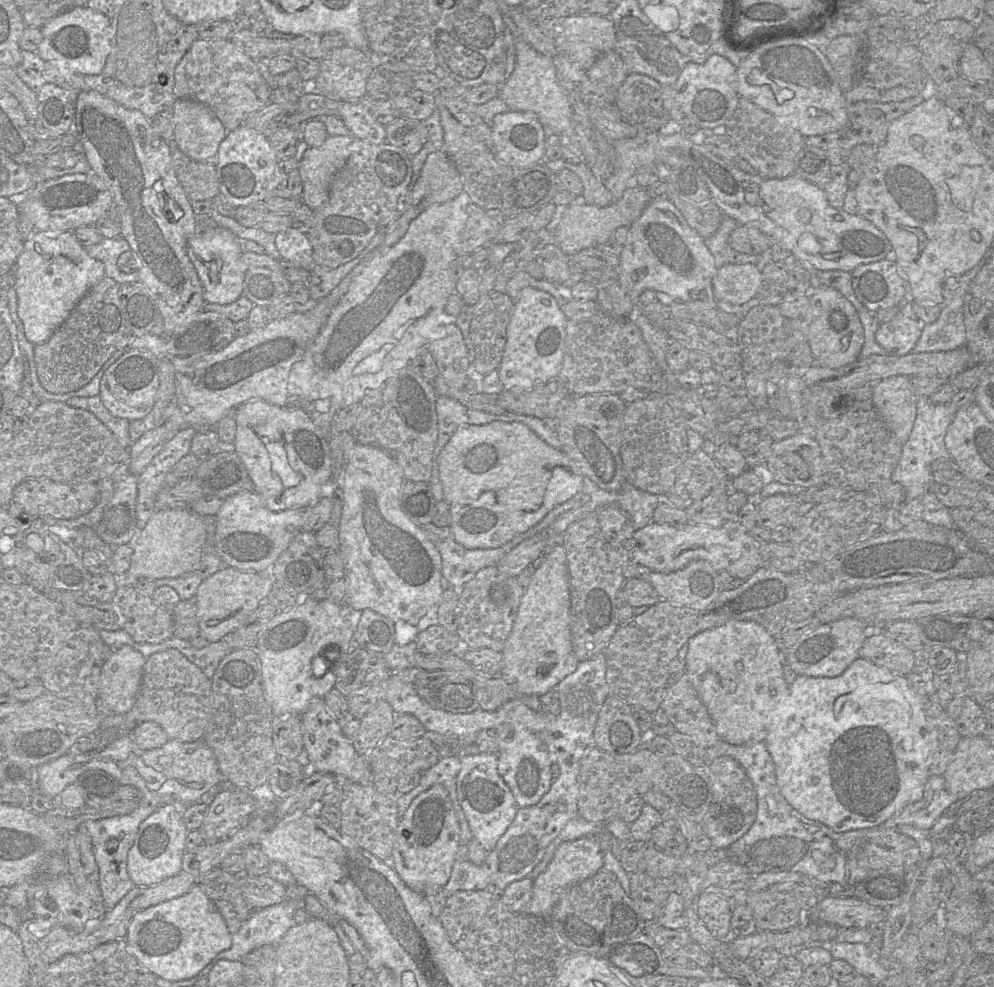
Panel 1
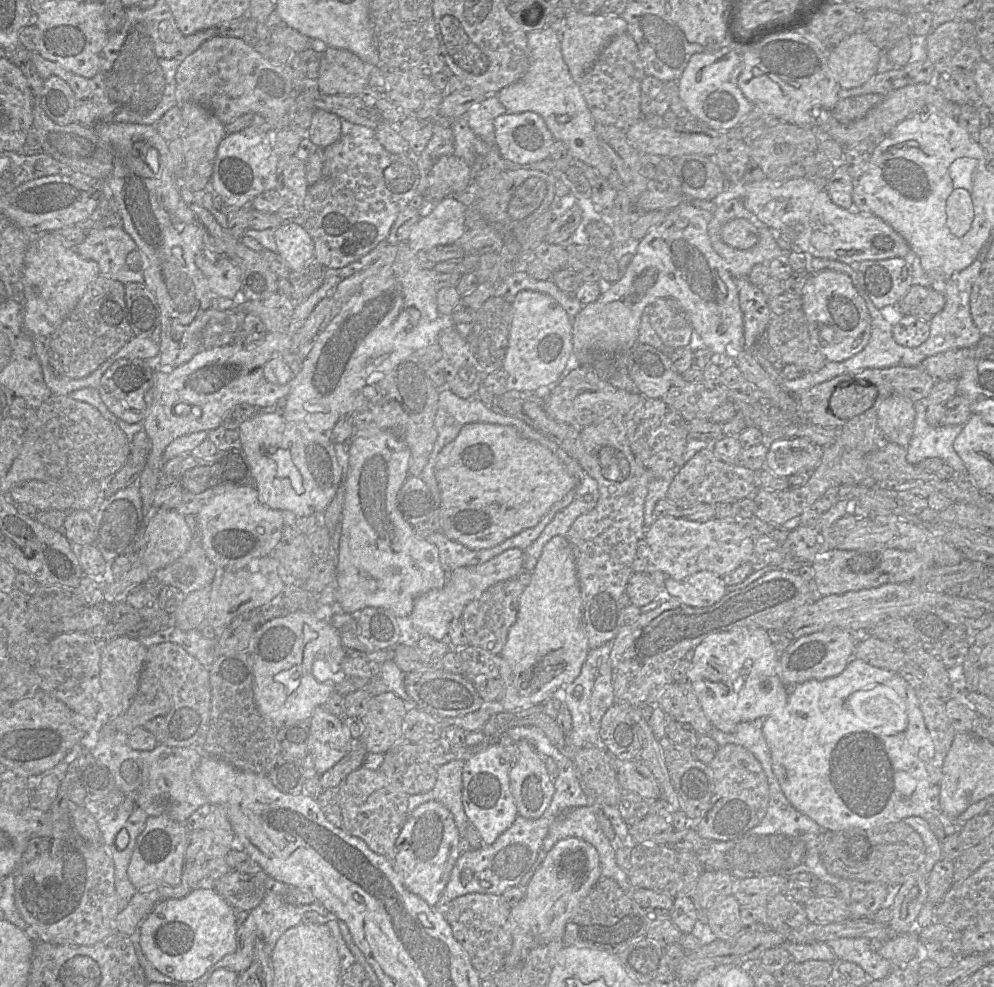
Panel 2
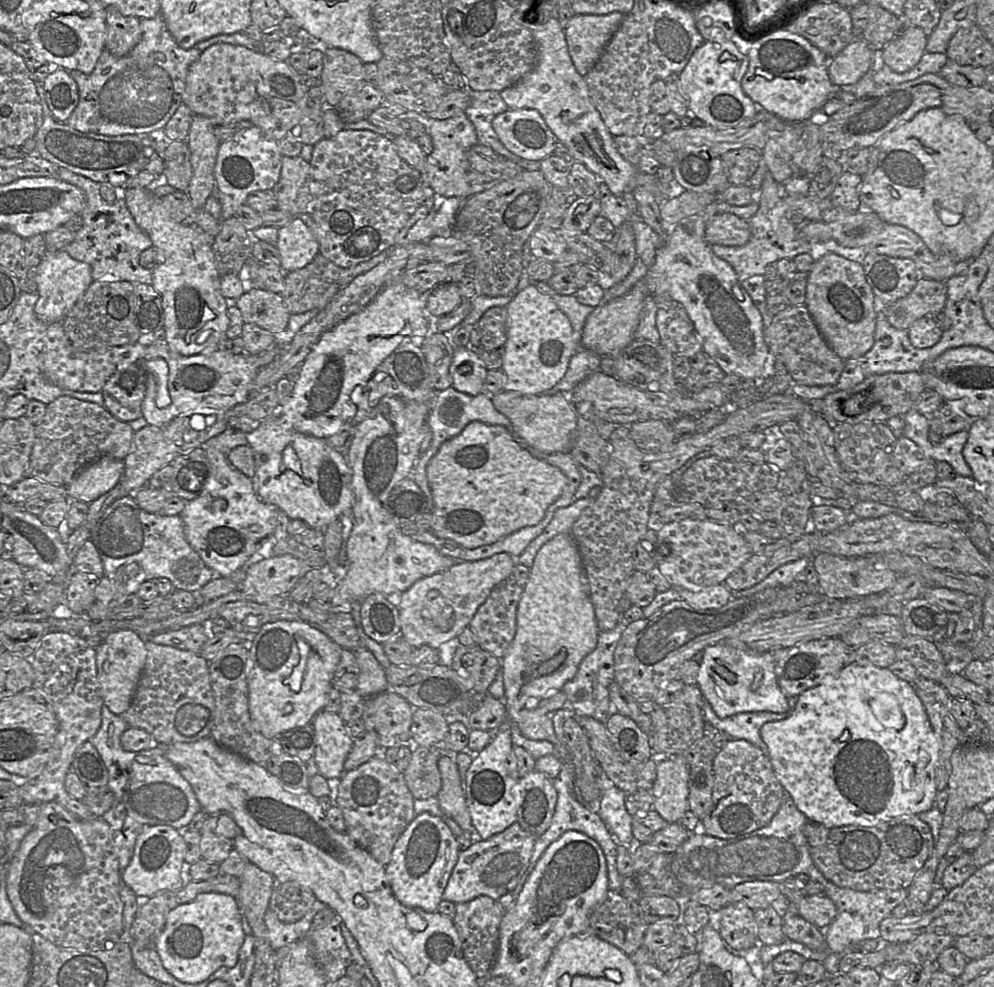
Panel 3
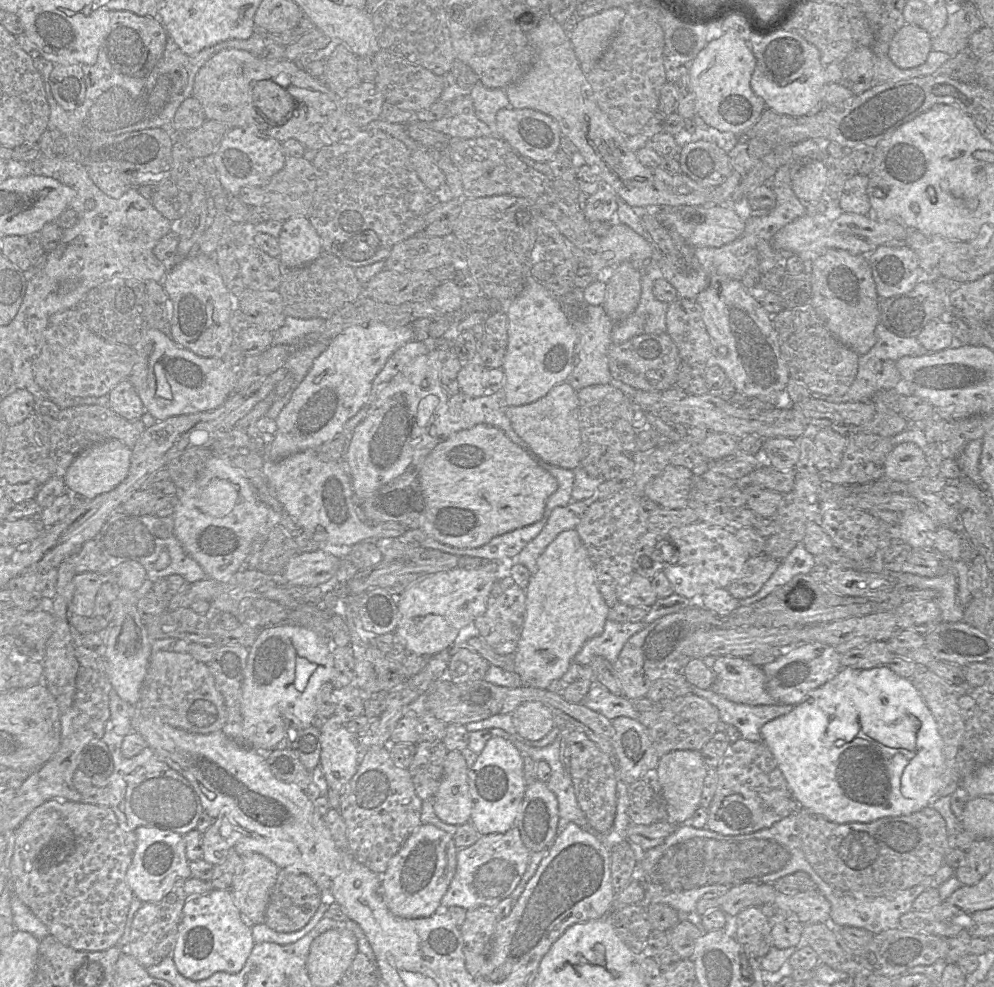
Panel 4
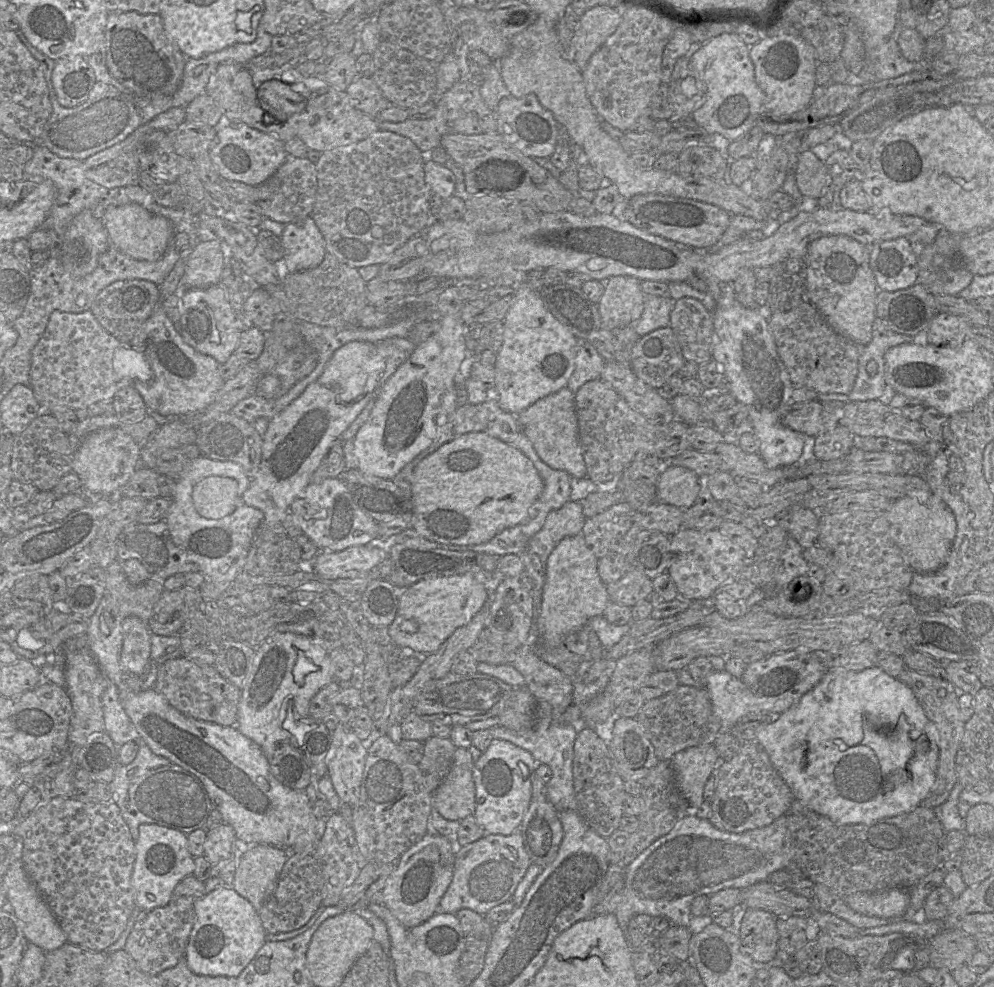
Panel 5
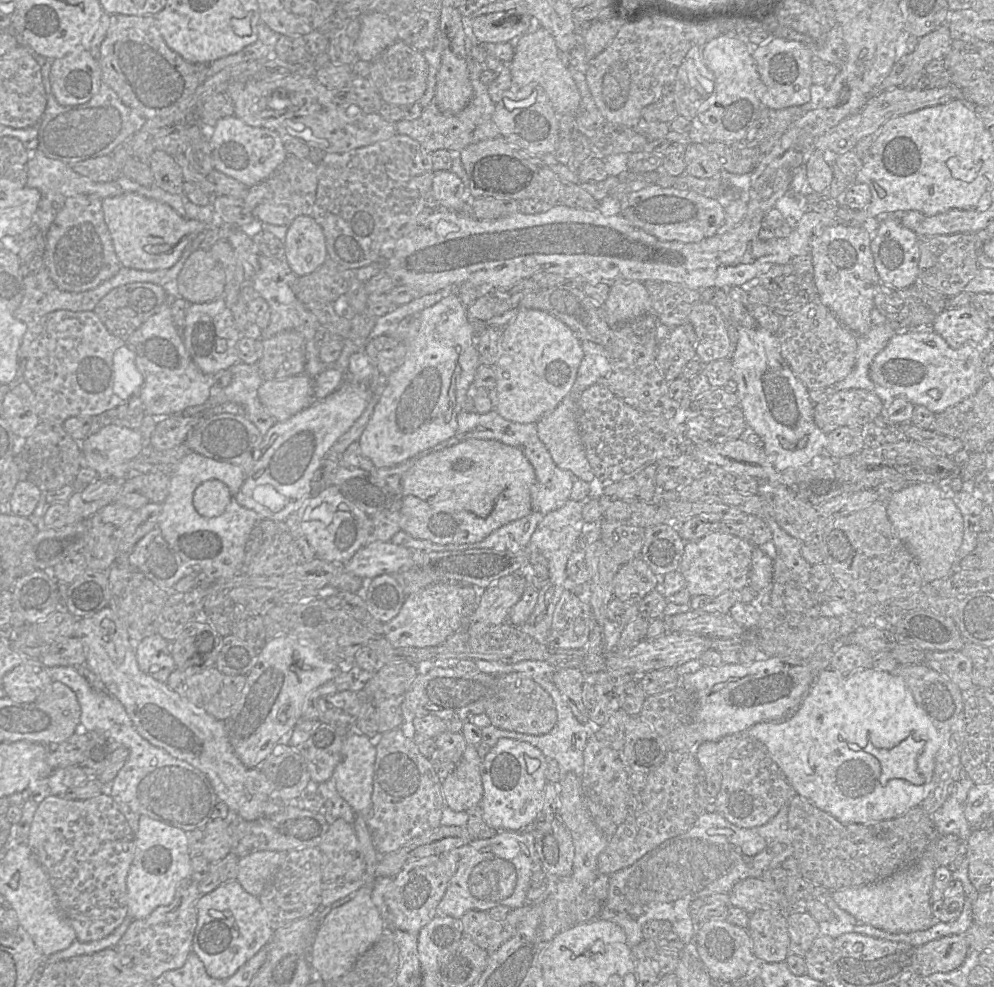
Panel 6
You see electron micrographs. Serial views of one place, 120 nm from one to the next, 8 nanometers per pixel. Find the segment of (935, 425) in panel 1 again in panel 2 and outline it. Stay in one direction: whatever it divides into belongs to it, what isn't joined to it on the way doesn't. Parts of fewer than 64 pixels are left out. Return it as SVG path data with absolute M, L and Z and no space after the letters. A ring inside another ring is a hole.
M927 399L915 402L913 434L906 447L907 462L918 465L927 458L940 458L956 472L965 472L965 465L953 447L962 425L931 426L926 418L928 404Z

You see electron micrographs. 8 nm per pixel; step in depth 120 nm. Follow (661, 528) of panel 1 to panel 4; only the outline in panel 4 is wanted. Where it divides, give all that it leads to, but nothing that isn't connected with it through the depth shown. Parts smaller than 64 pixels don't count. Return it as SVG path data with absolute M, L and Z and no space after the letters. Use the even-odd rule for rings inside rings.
M703 521L672 528L666 538L657 543L656 549L669 541L672 545L669 552L677 552L677 563L668 562L662 572L672 584L674 592L690 601L696 601L715 589L727 588L742 576L744 564L750 557L733 529Z

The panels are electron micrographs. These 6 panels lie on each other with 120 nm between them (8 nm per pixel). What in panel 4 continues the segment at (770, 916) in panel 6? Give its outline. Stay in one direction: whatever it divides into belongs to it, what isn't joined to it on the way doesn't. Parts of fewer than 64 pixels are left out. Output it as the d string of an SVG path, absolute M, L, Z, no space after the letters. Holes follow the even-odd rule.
M748 907L736 916L735 940L744 954L754 959L762 959L773 947L771 918L766 909Z

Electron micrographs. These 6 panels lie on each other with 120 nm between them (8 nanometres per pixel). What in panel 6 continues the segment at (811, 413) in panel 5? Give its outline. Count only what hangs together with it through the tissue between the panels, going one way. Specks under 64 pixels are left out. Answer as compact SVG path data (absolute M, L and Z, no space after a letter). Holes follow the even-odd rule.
M864 389L839 390L814 404L813 418L825 434L841 426L865 427L879 417L885 405L874 392Z

